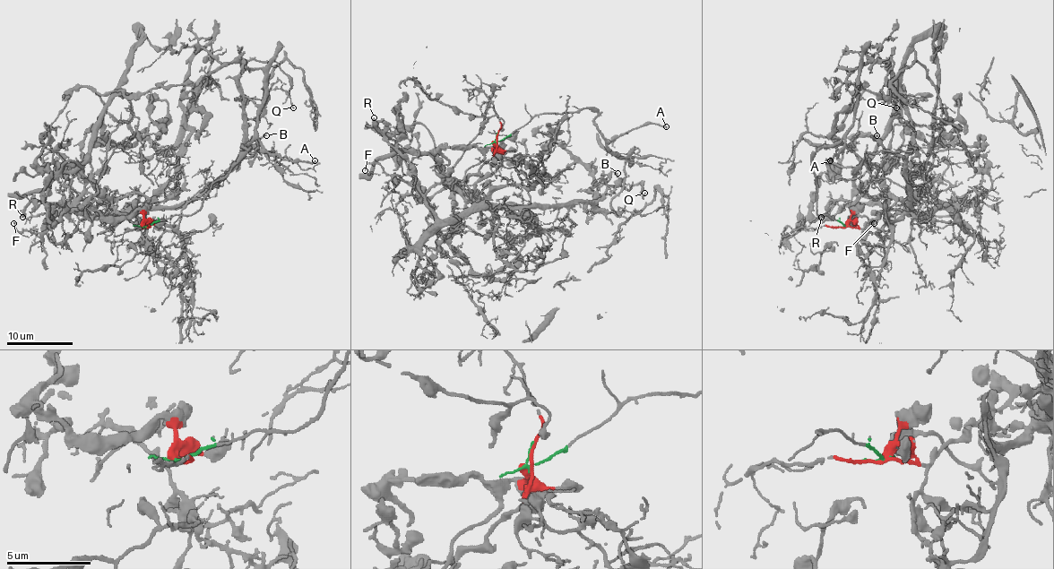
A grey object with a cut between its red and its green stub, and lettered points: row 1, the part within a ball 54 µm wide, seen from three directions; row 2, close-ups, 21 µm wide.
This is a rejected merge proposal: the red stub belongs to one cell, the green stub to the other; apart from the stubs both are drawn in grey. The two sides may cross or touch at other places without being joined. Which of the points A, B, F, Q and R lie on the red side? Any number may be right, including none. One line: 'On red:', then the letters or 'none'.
On red: B, F, Q, R

